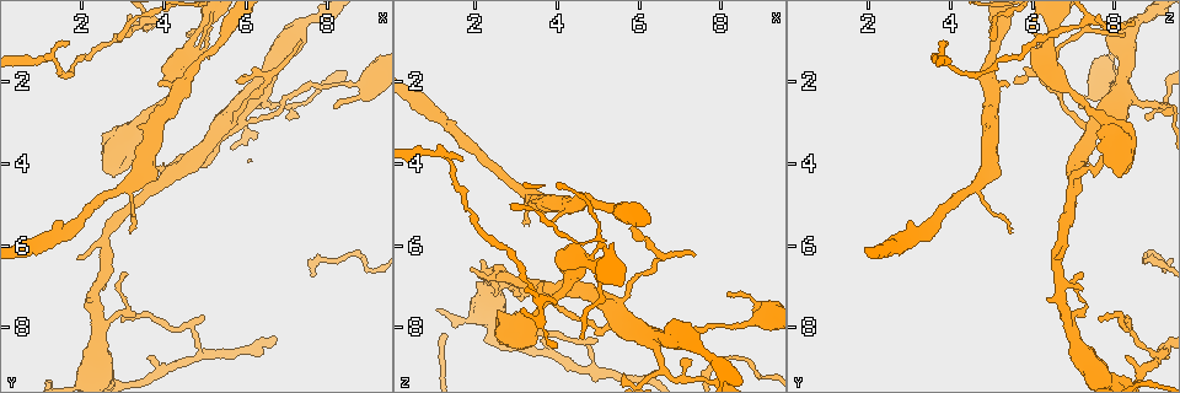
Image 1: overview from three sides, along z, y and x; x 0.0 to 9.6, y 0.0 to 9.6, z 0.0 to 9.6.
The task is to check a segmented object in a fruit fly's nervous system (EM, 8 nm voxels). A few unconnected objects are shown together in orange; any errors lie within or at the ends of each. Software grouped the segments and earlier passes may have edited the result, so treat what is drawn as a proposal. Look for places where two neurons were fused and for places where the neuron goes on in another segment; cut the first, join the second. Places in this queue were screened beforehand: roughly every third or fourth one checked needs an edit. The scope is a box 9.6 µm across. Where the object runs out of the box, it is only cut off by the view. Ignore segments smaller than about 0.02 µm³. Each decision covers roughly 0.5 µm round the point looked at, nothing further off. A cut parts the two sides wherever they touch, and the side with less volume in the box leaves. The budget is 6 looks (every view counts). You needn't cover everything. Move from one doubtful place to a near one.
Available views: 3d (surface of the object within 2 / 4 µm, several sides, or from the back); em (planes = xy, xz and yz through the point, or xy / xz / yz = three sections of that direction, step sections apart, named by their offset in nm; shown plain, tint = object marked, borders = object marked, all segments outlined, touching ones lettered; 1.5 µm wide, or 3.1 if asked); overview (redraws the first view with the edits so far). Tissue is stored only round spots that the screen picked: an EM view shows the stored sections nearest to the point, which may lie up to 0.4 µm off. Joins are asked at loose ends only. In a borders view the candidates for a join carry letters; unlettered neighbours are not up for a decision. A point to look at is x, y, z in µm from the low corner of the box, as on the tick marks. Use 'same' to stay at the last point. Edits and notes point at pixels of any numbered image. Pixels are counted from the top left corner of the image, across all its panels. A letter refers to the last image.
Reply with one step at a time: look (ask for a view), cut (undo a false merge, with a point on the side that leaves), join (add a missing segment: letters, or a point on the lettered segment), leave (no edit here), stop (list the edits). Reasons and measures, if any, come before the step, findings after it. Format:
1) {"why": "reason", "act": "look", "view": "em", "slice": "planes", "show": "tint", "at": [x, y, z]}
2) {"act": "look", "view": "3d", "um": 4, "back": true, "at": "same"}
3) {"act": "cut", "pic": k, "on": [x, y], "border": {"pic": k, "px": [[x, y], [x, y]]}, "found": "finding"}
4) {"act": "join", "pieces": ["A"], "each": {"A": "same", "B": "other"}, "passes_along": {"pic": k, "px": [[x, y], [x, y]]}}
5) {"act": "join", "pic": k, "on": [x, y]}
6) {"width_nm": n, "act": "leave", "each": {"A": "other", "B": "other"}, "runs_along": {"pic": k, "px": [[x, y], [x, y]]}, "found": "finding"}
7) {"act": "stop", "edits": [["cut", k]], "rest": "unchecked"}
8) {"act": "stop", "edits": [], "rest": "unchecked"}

{"why": "free end", "act": "look", "view": "3d", "um": 2, "at": [8.20, 2.60, 7.20]}

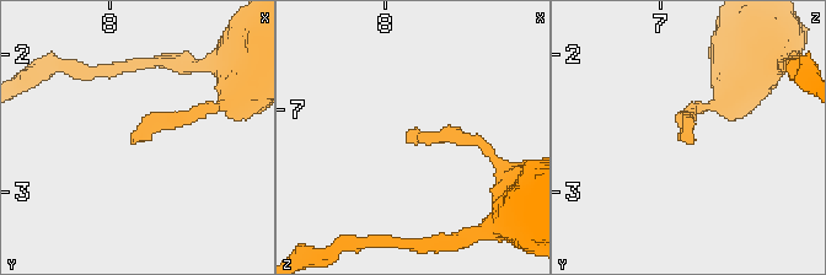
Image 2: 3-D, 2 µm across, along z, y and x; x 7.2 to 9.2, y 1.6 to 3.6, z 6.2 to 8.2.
{"why": "now the EM", "act": "look", "view": "em", "slice": "planes", "show": "borders", "at": [8.14, 2.60, 7.22]}

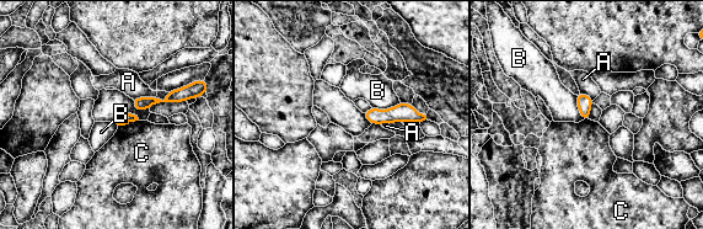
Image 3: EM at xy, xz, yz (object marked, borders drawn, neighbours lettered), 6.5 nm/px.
{"act": "leave", "each": {"A": "other", "B": "other", "C": "other"}, "runs_along": {"pic": 3, "px": [[368, 113], [413, 115], [422, 117]]}, "found": "no lettered segment goes on from it"}

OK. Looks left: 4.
{"why": "thin end", "act": "look", "view": "3d", "um": 2, "at": [5.80, 1.90, 5.55]}

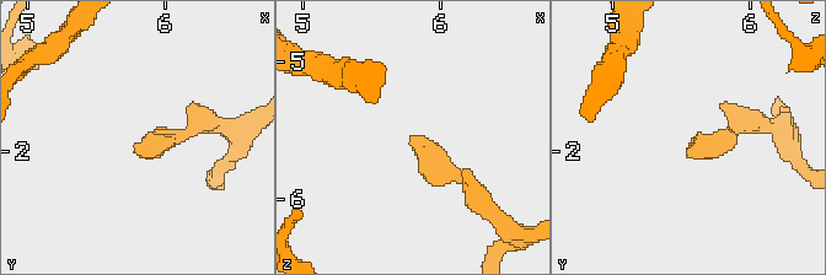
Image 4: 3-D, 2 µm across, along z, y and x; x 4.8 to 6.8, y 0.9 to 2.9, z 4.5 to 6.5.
{"why": "now the EM", "act": "look", "view": "em", "slice": "yz", "step": 8, "show": "borders", "at": [5.80, 1.94, 5.58]}

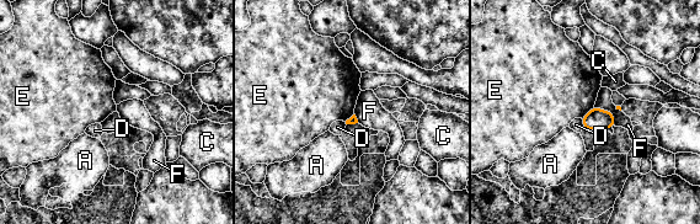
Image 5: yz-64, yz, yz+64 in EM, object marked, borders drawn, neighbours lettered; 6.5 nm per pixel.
{"longest_contact_nm": ["F", 200], "act": "leave", "each": {"A": "other", "C": "other", "D": "other", "E": "other", "F": "other"}, "border": {"pic": 5, "px": [[593, 105], [581, 118]]}, "found": "none of them fits"}

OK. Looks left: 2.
{"why": "an open end", "act": "look", "view": "3d", "um": 2, "at": [1.75, 1.00, 3.90]}

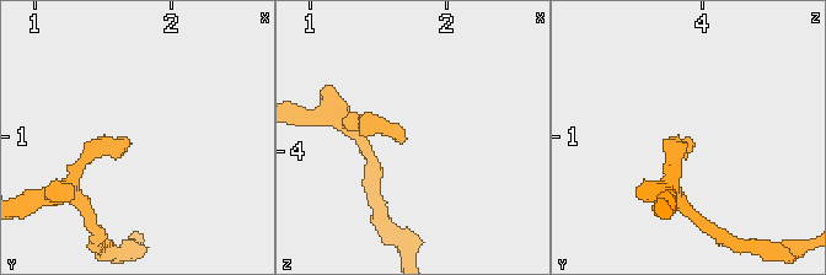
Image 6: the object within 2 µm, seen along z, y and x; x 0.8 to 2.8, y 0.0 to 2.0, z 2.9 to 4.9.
{"why": "now the EM", "act": "look", "view": "em", "slice": "yz", "step": 4, "show": "borders", "at": [1.72, 1.02, 3.92]}

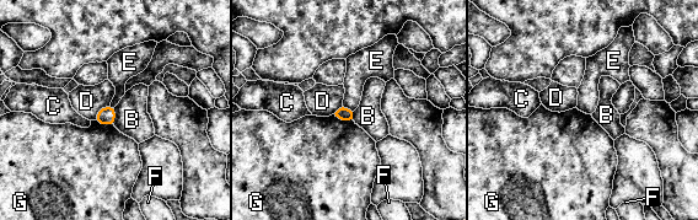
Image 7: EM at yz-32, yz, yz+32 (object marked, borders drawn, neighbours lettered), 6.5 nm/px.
{"width_nm": 80, "act": "leave", "each": {"B": "other", "C": "other", "D": "other", "E": "other", "F": "other", "G": "other"}, "border": {"pic": 7, "px": [[343, 106], [352, 112]]}, "found": "no lettered segment goes on from it"}

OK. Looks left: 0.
{"act": "stop", "edits": [], "rest": "unchecked"}

